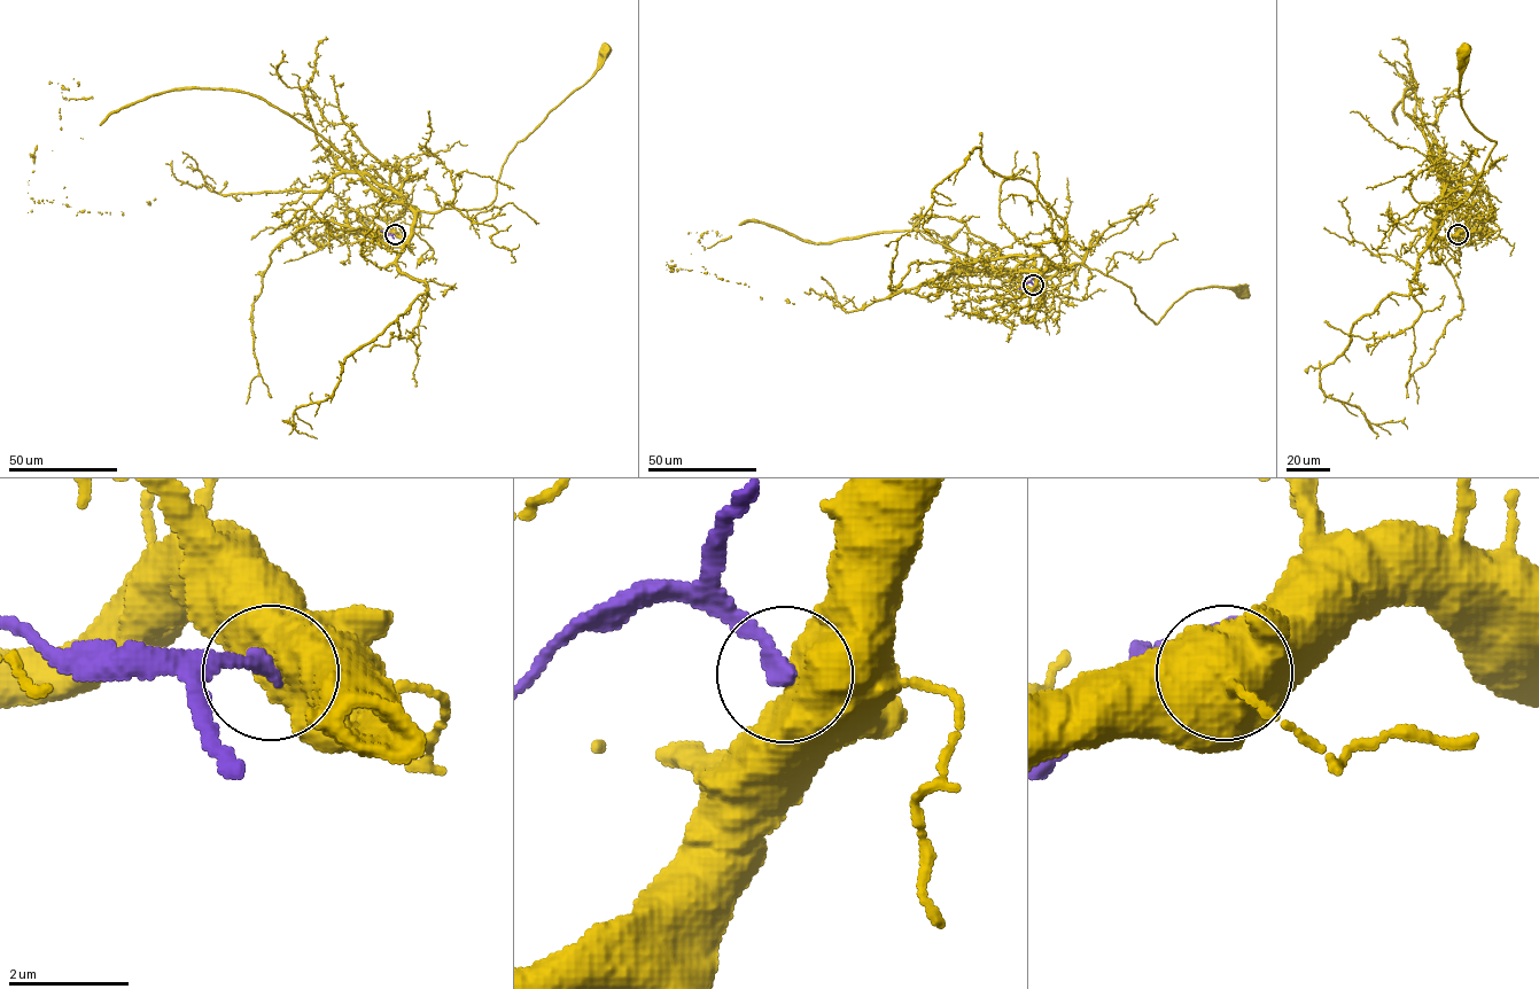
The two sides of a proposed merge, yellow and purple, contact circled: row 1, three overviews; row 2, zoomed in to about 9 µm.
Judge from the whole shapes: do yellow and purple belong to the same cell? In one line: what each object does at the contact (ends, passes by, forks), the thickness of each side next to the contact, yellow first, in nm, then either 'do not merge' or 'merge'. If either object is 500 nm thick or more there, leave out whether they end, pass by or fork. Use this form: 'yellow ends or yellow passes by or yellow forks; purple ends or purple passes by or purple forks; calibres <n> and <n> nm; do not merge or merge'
calibres 800 and 280 nm; do not merge

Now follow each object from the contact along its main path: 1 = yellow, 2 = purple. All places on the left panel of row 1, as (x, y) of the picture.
1: (395, 234), (410, 234), (418, 211), (488, 207), (495, 199), (497, 181), (508, 154), (589, 79), (605, 53)
2: (395, 234), (380, 231)

